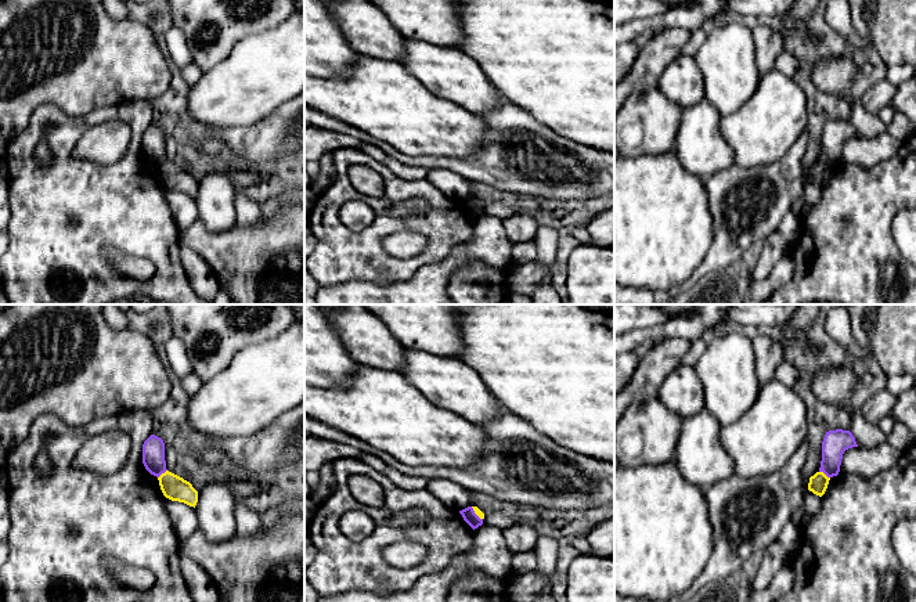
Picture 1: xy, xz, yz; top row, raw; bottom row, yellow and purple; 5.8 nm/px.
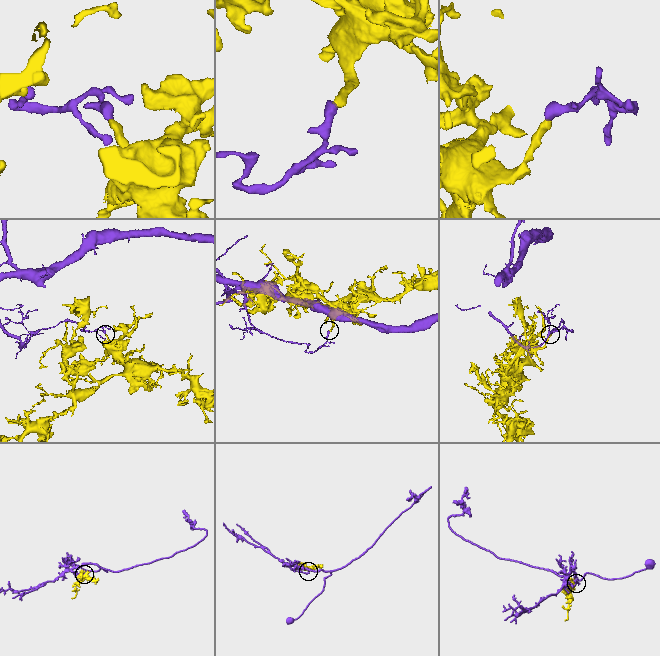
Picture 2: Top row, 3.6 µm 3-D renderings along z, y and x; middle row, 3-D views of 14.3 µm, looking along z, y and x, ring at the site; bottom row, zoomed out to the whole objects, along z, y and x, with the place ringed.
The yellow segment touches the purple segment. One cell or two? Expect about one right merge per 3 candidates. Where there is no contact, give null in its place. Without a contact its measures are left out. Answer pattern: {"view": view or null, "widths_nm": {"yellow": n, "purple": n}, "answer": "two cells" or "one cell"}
{"view": "yz", "widths_nm": {"yellow": 110, "purple": 150}, "answer": "two cells"}

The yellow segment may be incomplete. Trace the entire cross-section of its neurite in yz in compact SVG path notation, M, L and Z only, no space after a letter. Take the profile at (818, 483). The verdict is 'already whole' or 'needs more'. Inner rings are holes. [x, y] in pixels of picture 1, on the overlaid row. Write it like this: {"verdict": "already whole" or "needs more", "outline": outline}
{"verdict": "already whole", "outline": "M816 472L809 477L808 490L822 497L827 489L829 480L830 477L827 477L823 472Z"}

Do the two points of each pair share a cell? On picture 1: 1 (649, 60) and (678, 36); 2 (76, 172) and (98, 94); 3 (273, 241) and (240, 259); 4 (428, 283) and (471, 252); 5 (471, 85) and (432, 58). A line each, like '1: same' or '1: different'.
1: same
2: different
3: same
4: same
5: same

